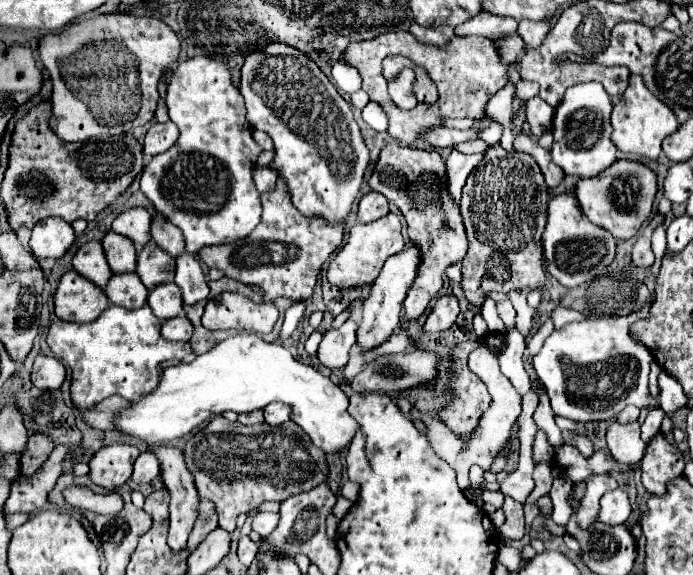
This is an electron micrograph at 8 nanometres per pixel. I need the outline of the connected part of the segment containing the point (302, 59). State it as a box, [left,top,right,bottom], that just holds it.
[239,42,369,224]

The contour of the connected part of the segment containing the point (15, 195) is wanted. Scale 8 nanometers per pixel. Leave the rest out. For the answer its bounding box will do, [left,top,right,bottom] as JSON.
[1,102,145,232]

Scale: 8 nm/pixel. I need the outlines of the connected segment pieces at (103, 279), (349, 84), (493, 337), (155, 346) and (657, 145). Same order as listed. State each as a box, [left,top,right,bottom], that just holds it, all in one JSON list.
[[73,242,113,290],[333,60,361,94],[439,334,507,440],[47,304,191,408],[611,76,677,160]]

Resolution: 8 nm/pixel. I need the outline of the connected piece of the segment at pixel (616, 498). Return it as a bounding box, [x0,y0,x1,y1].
[599,488,631,526]

